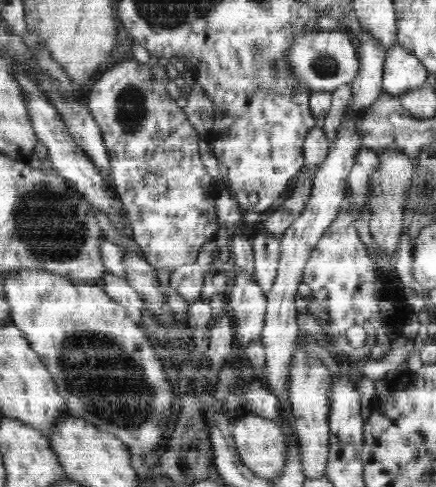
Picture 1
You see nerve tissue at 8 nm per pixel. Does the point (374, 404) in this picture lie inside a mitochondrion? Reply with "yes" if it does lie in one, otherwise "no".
no

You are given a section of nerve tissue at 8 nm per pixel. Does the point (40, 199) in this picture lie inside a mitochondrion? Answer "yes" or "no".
yes

